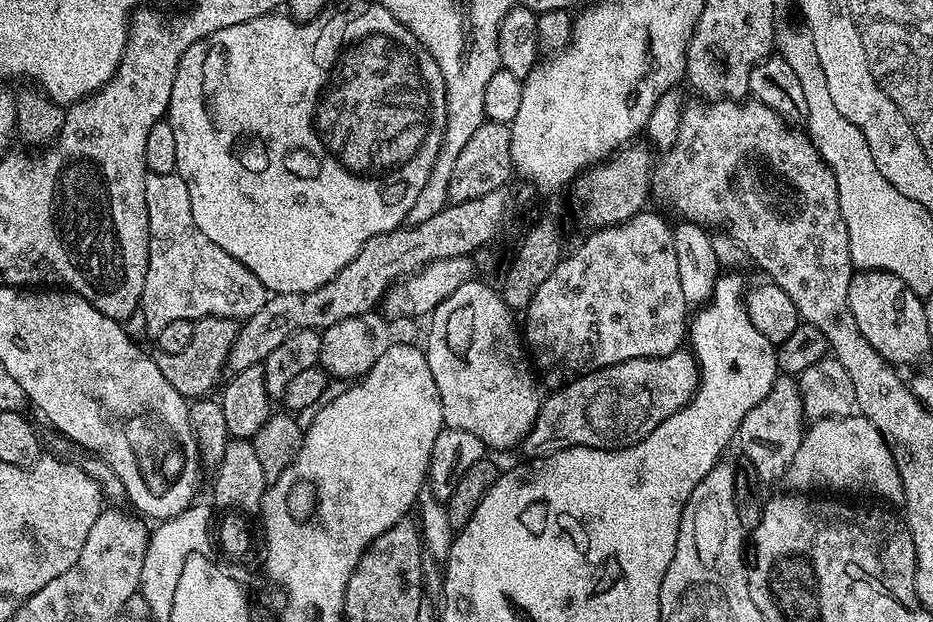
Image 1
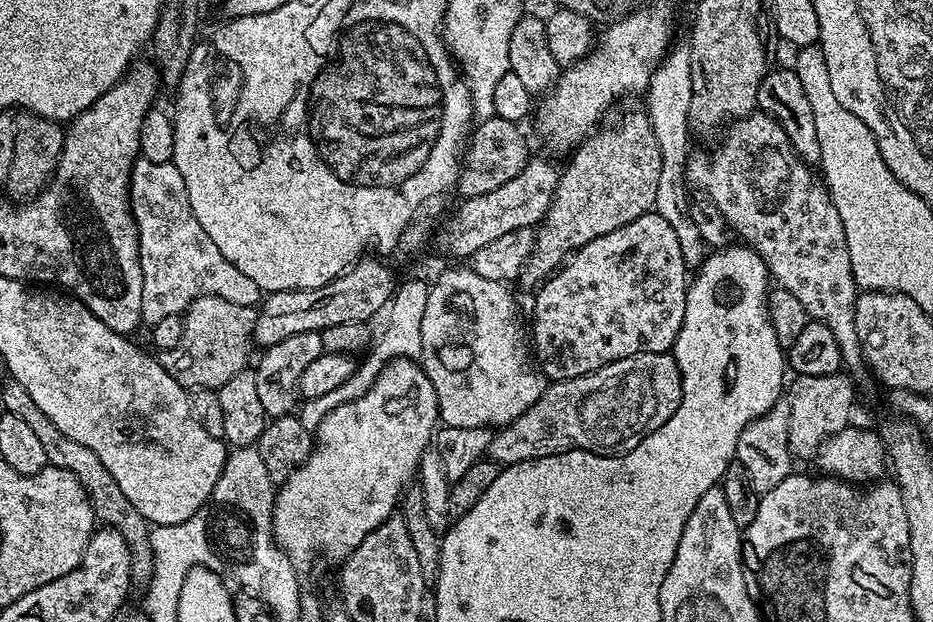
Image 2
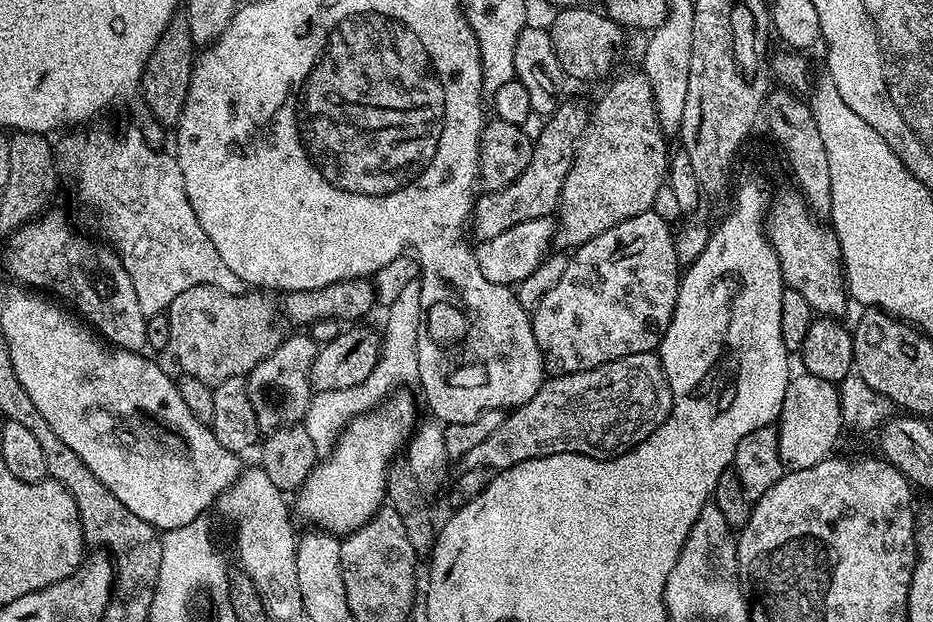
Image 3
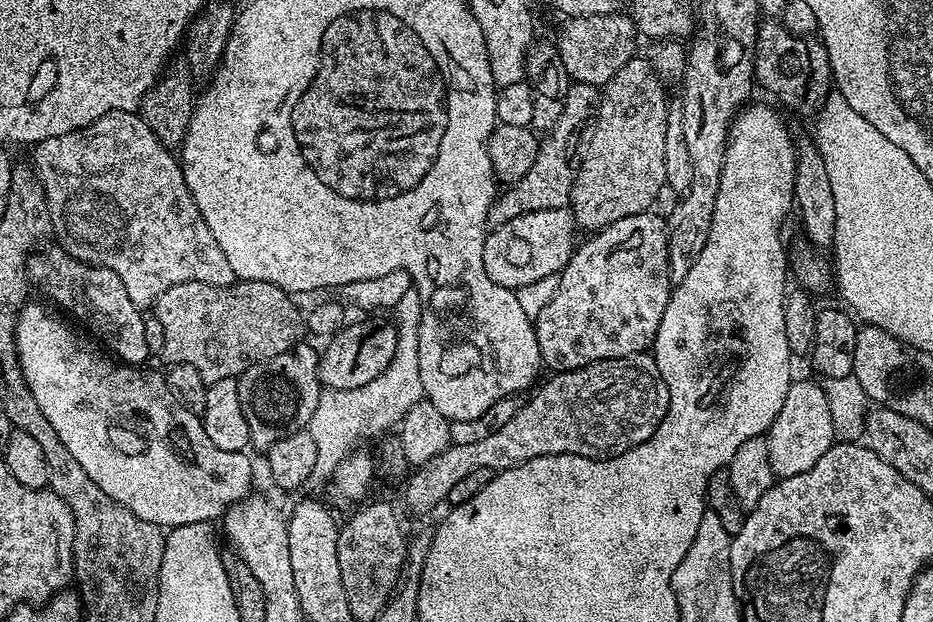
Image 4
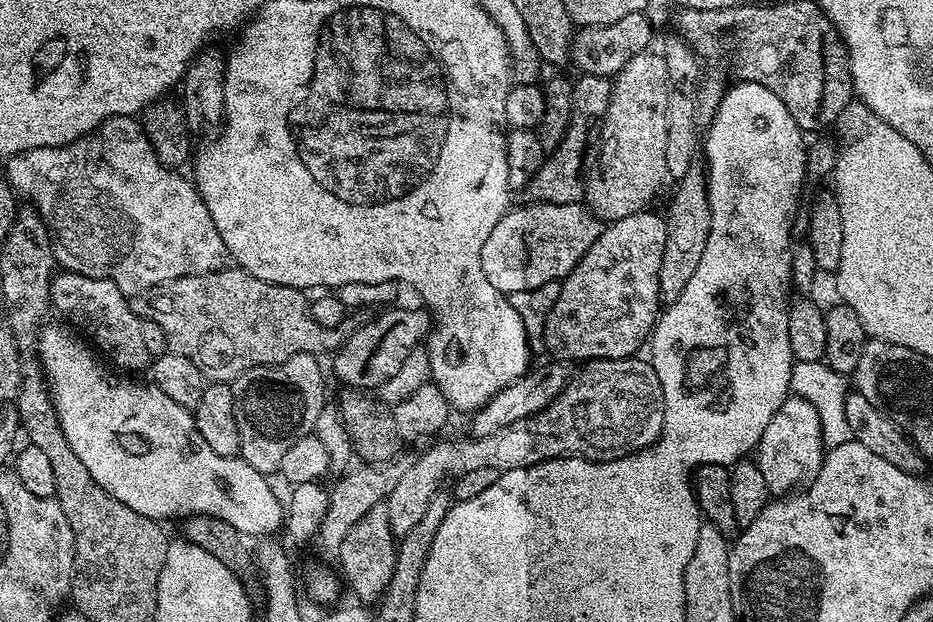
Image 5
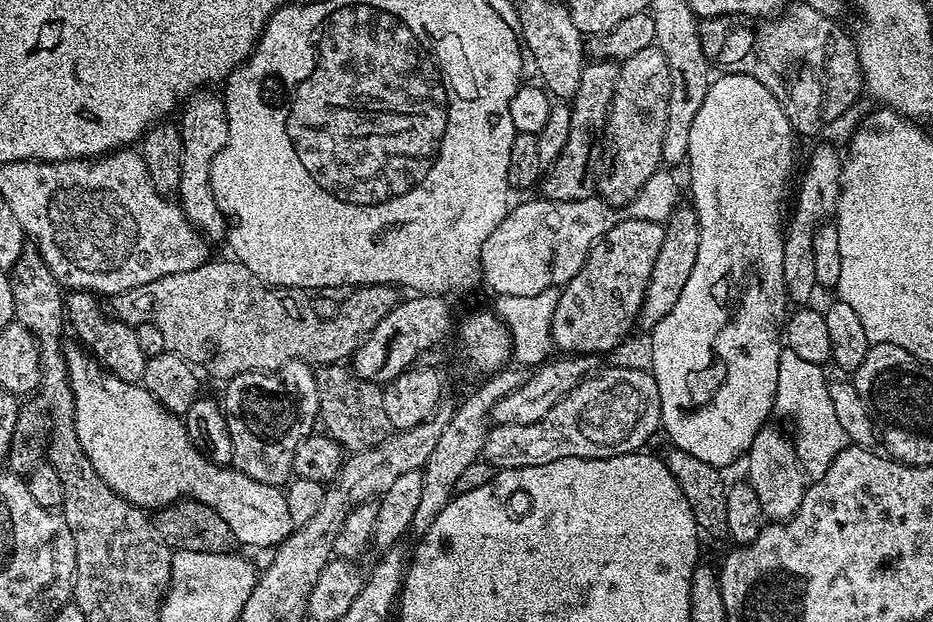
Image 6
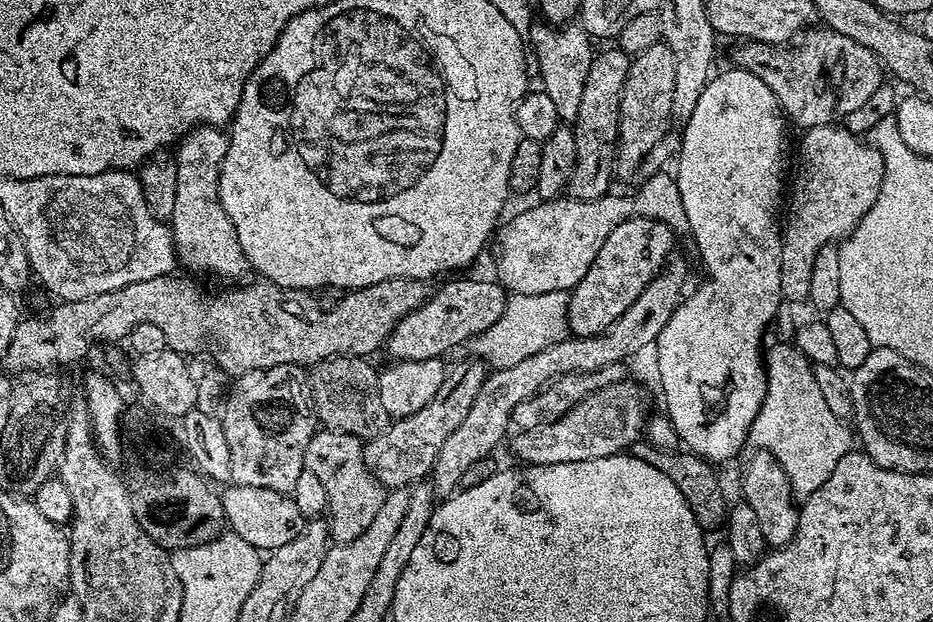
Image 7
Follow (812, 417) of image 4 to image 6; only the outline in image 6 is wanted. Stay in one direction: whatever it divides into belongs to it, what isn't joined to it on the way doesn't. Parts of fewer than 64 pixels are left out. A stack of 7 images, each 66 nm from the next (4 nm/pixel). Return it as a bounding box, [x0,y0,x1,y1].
[747,426,806,522]

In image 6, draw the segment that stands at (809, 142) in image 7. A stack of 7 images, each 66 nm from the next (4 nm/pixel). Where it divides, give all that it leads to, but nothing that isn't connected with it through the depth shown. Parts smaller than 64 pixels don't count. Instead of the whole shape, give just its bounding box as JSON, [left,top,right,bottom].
[782,148,842,306]

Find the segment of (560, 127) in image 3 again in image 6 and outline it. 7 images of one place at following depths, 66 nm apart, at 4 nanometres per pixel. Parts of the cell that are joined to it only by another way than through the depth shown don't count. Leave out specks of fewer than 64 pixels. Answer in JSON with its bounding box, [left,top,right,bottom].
[538,59,620,202]

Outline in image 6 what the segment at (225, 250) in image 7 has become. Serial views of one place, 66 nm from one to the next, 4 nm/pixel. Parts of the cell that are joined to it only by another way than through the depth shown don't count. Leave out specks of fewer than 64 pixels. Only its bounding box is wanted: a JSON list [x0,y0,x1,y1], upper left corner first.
[178,90,228,241]

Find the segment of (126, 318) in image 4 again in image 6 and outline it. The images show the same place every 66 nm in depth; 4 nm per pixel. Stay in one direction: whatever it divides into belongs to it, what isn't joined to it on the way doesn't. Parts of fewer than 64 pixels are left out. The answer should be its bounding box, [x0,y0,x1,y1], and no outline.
[64,291,148,384]

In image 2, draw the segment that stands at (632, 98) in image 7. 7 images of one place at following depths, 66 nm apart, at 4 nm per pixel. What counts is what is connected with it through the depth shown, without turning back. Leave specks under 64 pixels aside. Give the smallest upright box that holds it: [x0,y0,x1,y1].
[518,111,662,289]

